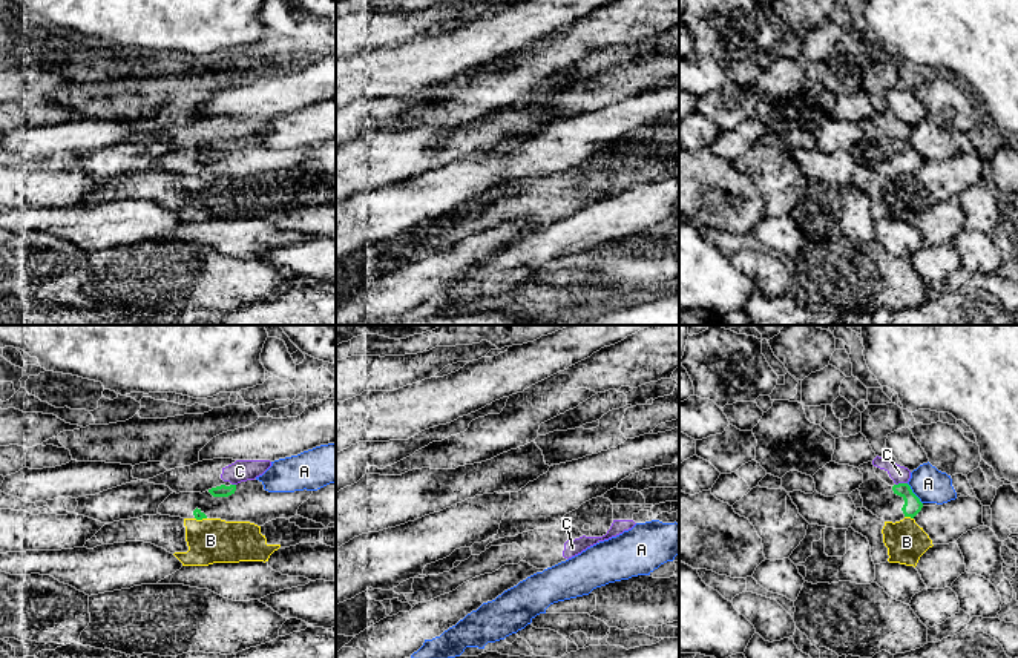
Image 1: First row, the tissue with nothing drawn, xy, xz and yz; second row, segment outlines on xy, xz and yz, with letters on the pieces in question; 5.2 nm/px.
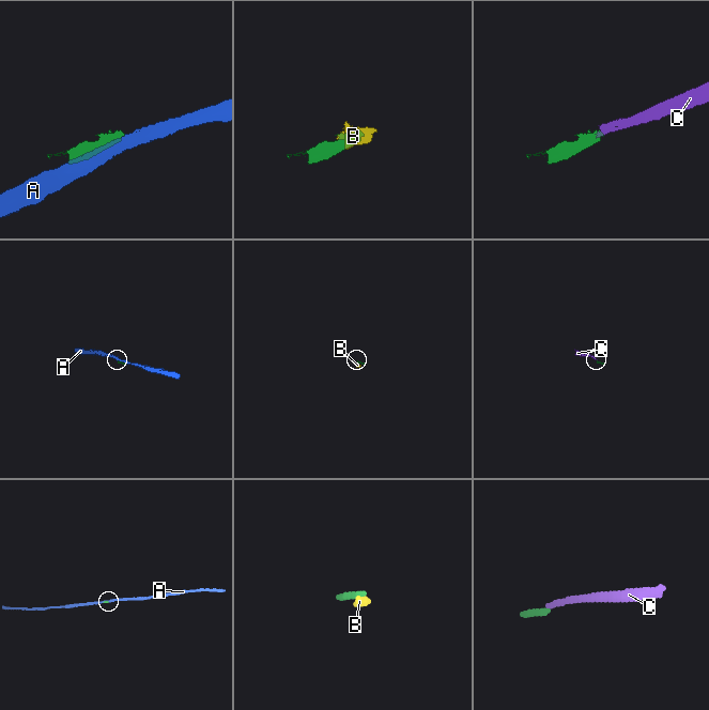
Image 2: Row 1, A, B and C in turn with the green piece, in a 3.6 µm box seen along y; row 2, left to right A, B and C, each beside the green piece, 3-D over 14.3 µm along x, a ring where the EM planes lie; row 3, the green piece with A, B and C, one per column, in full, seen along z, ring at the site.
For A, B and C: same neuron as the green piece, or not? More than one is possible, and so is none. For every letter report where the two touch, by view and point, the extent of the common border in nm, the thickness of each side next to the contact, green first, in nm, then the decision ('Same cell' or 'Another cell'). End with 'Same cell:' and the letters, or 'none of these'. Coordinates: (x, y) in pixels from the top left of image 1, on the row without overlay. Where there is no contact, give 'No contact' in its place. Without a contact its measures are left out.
A: Touches green at yz (914, 151). Shared border 140 nm. Thickness 90 nm (green) against 180 nm. Another cell
B: Touches green at yz (909, 172). Shared border 50 nm. Thickness 90 nm (green) against 220 nm. Another cell
C: Touches green at yz (900, 140). Shared border 70 nm. Thickness 90 nm (green) against 90 nm. Another cell
Same cell: none of these

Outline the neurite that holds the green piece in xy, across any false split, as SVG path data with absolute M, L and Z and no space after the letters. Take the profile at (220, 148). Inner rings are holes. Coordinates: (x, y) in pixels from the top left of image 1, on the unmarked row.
M247 137L221 141L205 149L173 149L158 164L158 170L181 175L221 175L250 178L258 183L276 175L291 175L313 147L268 149L262 138Z

